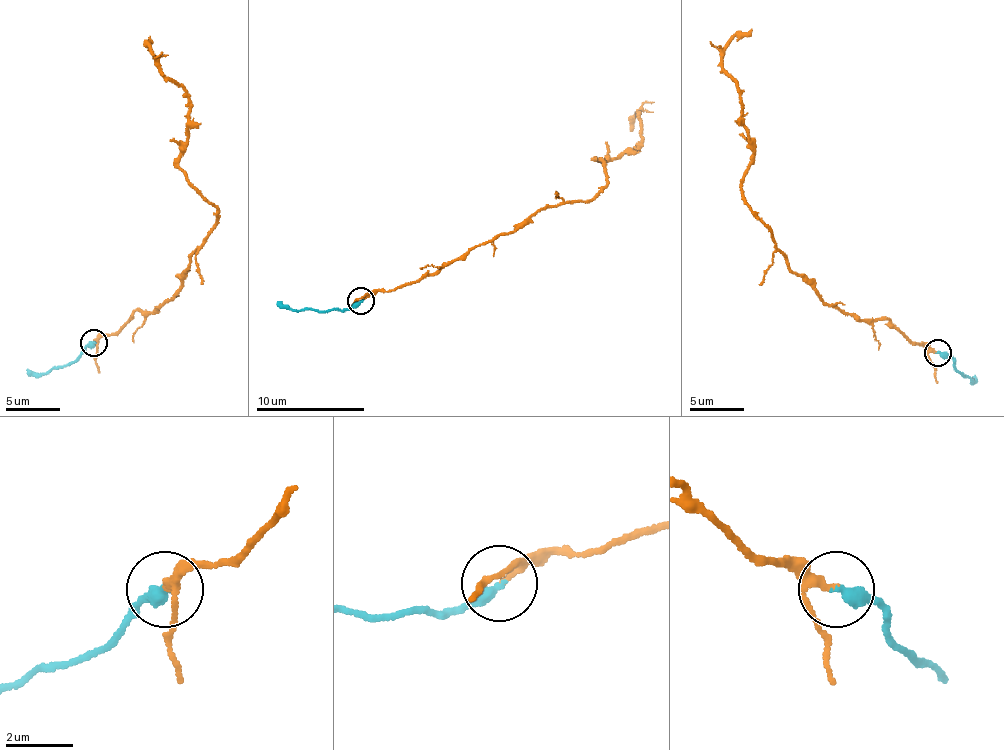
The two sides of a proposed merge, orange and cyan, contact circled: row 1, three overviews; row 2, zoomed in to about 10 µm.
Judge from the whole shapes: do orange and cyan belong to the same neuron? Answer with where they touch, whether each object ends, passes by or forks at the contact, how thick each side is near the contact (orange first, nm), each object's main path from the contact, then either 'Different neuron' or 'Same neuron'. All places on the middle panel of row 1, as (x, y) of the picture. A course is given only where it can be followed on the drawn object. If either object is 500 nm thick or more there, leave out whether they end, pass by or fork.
Place: (361, 300). At the ring orange passes by. At the ring cyan ends. Thickness 160 nm (orange) against 360 nm. Course of orange: (361, 300), (459, 260), (541, 209), (598, 194), (608, 179), (596, 159), (641, 146), (639, 110), (631, 129). Course of cyan: (361, 300), (343, 311), (290, 308), (276, 302). Same neuron

